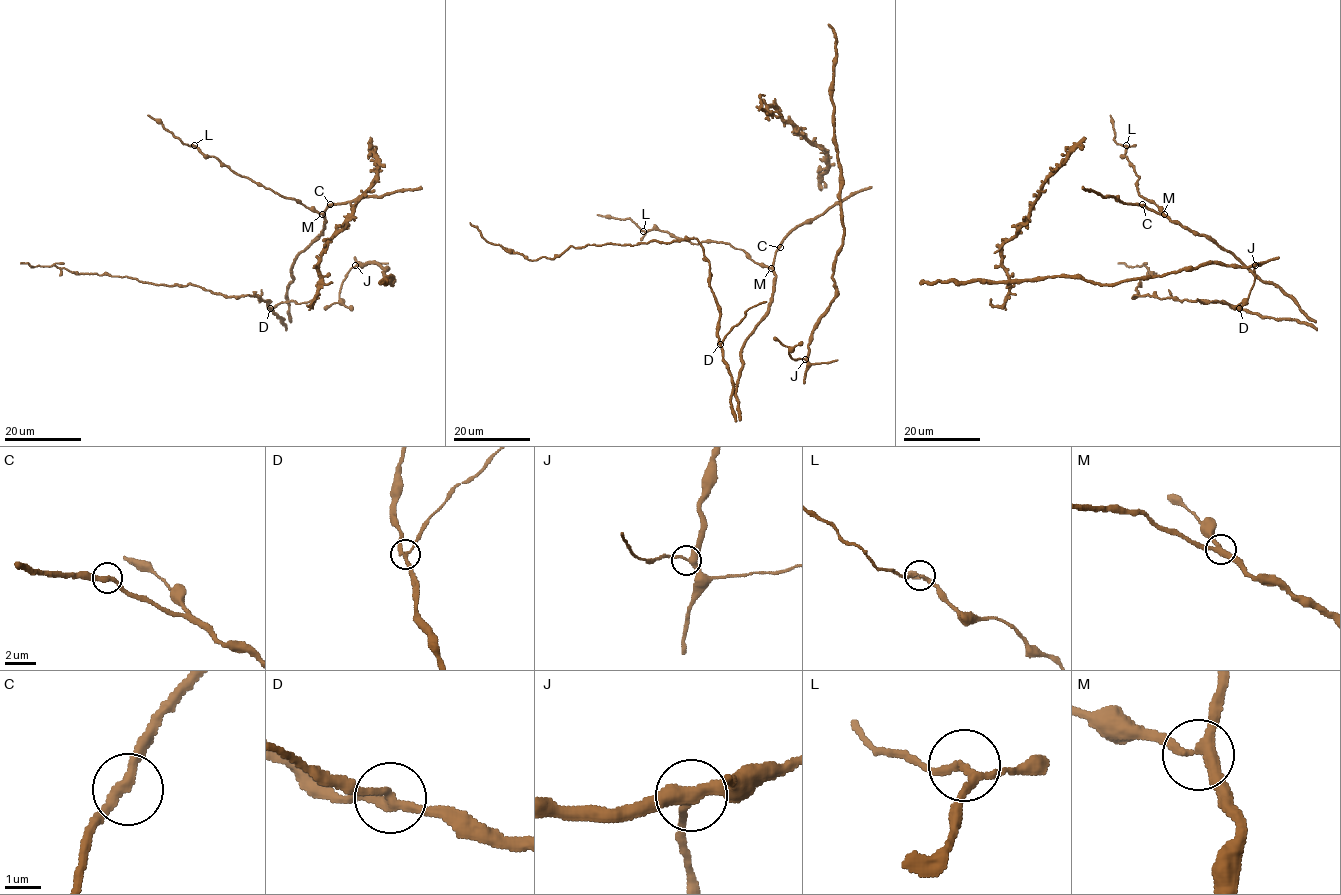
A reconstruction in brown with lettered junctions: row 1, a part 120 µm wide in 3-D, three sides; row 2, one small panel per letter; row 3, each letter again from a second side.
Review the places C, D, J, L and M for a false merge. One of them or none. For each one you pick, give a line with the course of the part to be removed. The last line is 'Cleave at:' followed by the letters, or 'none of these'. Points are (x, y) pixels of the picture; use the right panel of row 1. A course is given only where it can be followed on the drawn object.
D: foreign part runs (1239, 308), (1217, 301), (1204, 303), (1197, 299)
Cleave at: D

